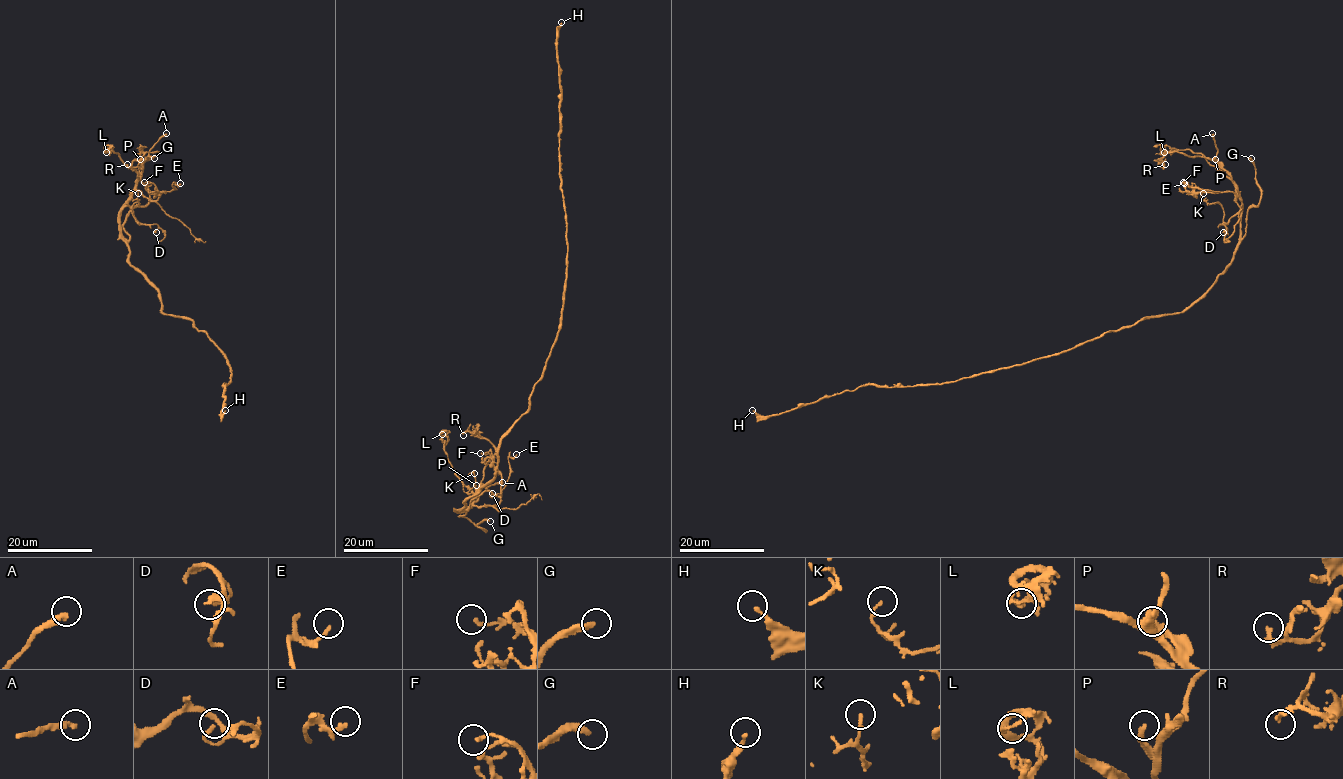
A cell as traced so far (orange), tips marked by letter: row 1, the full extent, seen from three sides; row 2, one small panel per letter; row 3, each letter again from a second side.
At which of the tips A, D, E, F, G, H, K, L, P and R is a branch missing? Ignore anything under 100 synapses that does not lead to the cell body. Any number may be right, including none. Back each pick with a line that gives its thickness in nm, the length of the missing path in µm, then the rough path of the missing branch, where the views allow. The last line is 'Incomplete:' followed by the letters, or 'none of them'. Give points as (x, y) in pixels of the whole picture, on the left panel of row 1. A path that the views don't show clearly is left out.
G: 320 nm thick; about 8 µm are missing; missing branch runs (154, 158), (160, 165), (170, 159)
Incomplete: G

